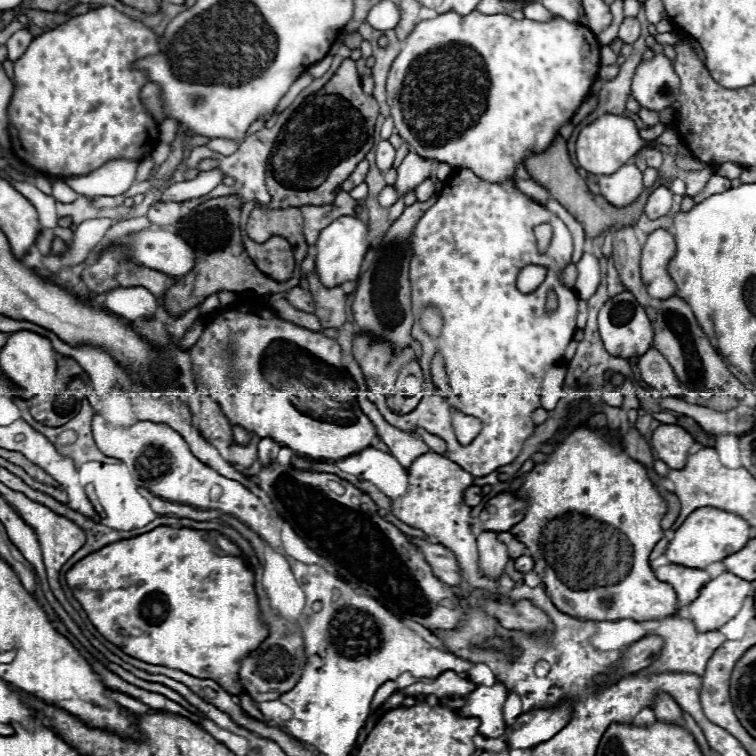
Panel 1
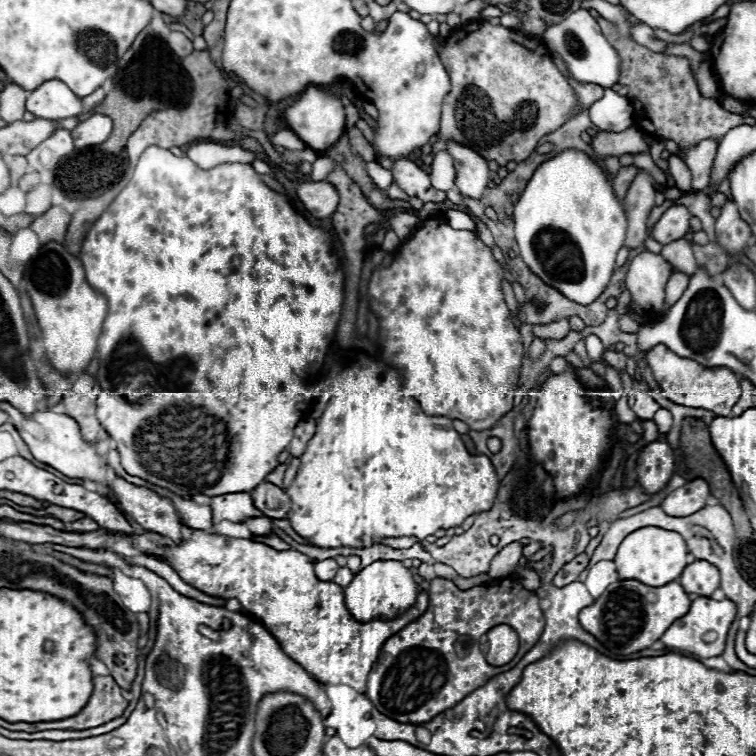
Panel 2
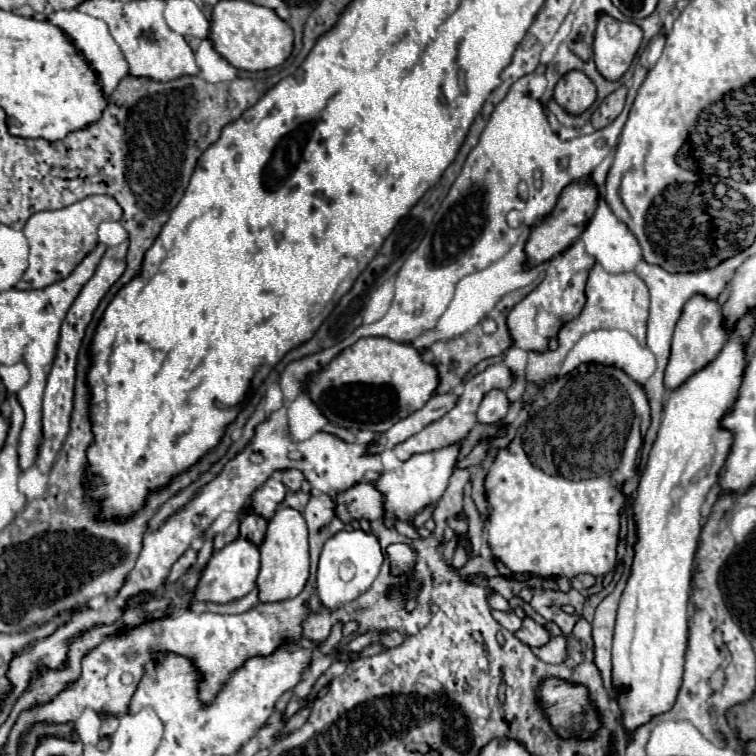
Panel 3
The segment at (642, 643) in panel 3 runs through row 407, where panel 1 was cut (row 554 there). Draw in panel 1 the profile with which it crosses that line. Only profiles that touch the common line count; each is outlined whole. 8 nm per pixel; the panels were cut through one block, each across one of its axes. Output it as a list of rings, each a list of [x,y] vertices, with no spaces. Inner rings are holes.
[[[704,506],[700,510],[694,510],[676,530],[666,550],[666,558],[670,564],[680,564],[688,568],[706,568],[708,564],[722,562],[726,556],[738,552],[740,548],[746,546],[748,540],[750,540],[750,524],[744,518],[726,510]]]

